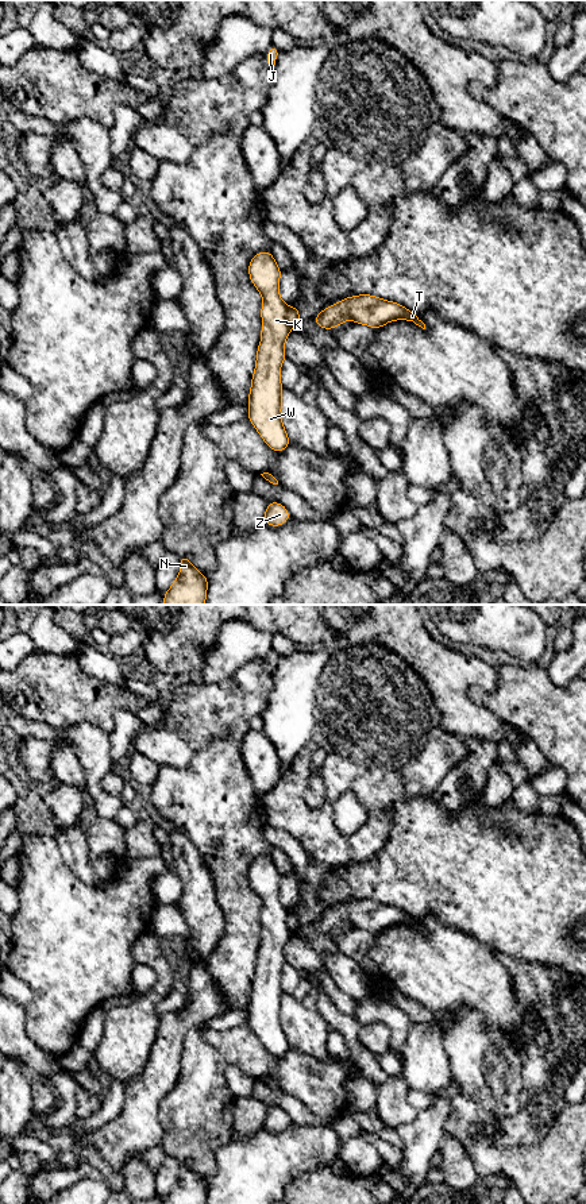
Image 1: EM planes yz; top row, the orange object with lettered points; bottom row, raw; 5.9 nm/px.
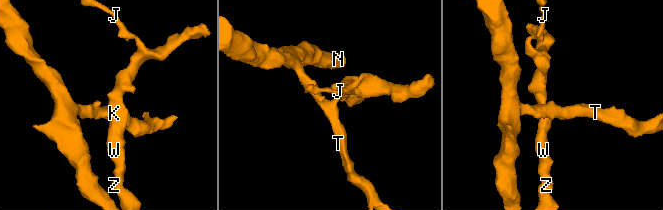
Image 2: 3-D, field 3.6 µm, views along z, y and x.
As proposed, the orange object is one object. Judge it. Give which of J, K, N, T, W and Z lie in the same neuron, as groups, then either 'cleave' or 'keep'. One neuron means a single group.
J K W Z / N T | cleave

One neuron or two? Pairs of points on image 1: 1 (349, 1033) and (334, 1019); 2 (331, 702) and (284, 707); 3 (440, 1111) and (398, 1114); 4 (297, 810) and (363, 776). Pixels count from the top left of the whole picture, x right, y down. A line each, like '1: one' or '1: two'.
1: one
2: two
3: two
4: one

